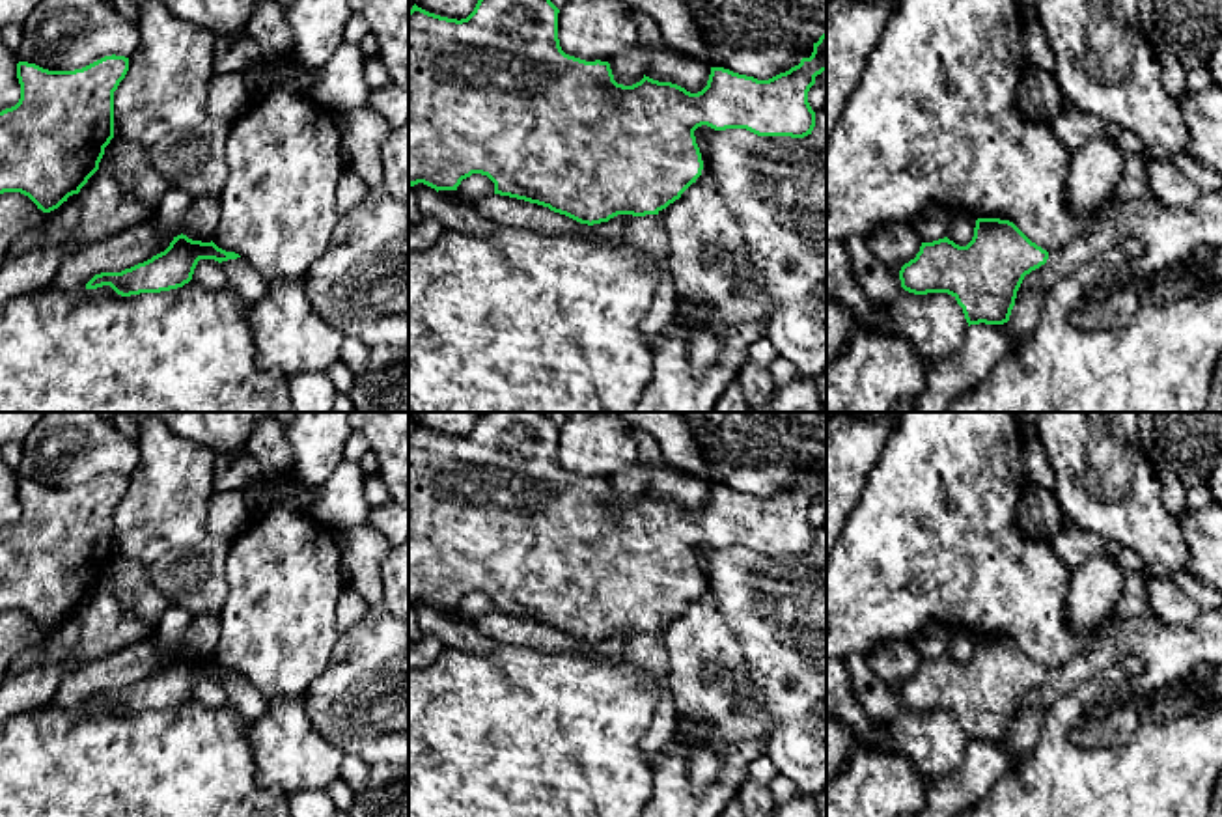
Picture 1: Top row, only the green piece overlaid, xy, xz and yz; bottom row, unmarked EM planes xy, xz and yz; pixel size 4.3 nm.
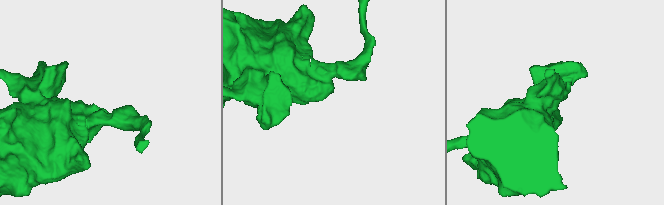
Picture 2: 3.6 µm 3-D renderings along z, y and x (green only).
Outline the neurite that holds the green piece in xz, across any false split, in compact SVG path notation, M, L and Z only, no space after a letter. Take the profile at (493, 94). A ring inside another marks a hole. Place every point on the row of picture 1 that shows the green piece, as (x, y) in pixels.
M478 0L474 11L466 19L448 19L429 13L416 4L409 11L409 185L424 183L438 190L457 190L463 179L472 173L487 175L494 183L494 194L524 200L549 207L554 213L565 215L580 224L608 222L618 215L659 215L670 203L681 198L681 194L696 183L701 175L703 160L696 144L694 131L707 125L715 131L746 129L757 136L791 136L804 138L812 134L815 127L815 112L808 103L808 91L815 84L815 76L826 71L826 34L813 43L810 58L802 58L798 65L785 73L780 73L769 80L757 80L754 76L739 75L724 67L711 67L707 86L690 93L685 88L672 82L659 82L644 75L644 78L632 86L623 86L614 80L608 62L586 62L569 56L562 50L558 39L558 13L560 9L550 0Z

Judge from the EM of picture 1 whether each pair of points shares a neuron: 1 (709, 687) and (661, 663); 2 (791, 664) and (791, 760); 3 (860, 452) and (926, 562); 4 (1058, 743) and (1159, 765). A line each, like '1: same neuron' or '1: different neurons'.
1: different neurons
2: same neuron
3: different neurons
4: same neuron

